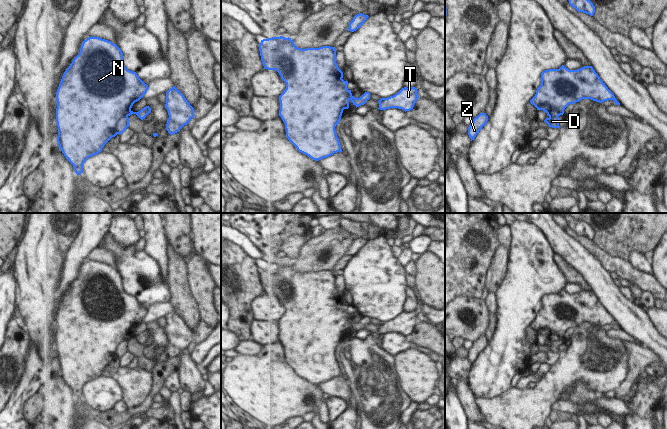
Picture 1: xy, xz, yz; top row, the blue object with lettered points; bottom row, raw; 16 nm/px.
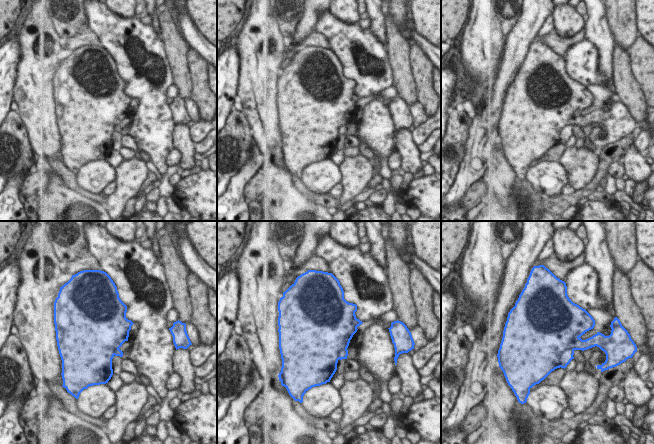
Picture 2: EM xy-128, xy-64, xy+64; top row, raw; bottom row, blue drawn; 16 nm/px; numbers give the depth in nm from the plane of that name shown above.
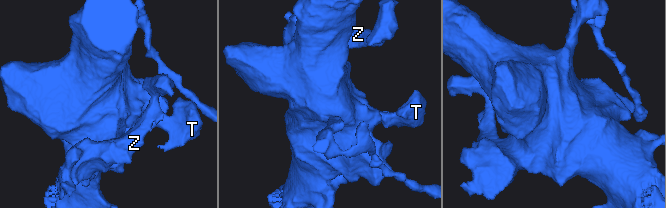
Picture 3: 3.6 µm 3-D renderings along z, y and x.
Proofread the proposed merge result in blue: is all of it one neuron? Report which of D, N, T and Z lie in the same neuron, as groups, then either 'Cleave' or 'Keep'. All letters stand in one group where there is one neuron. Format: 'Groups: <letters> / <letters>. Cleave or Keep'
Groups: D / N T Z. Cleave

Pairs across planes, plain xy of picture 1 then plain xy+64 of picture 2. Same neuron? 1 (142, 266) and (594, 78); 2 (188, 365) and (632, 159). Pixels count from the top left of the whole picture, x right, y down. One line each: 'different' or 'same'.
1: same
2: same

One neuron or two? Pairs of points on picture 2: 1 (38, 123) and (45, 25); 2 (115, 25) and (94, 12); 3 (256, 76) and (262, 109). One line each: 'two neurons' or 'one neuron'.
1: one neuron
2: one neuron
3: one neuron

